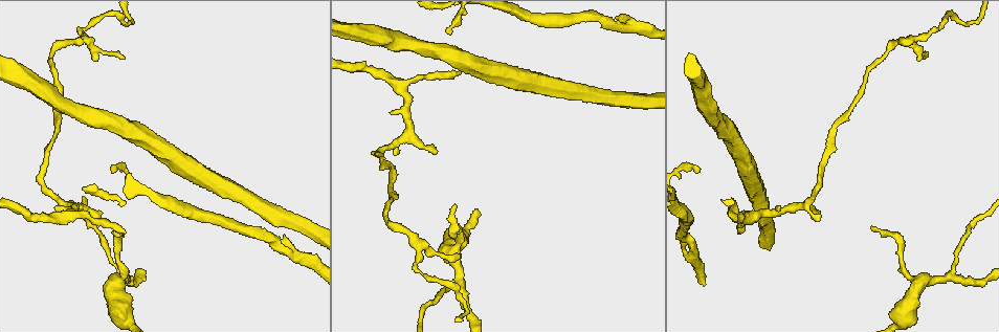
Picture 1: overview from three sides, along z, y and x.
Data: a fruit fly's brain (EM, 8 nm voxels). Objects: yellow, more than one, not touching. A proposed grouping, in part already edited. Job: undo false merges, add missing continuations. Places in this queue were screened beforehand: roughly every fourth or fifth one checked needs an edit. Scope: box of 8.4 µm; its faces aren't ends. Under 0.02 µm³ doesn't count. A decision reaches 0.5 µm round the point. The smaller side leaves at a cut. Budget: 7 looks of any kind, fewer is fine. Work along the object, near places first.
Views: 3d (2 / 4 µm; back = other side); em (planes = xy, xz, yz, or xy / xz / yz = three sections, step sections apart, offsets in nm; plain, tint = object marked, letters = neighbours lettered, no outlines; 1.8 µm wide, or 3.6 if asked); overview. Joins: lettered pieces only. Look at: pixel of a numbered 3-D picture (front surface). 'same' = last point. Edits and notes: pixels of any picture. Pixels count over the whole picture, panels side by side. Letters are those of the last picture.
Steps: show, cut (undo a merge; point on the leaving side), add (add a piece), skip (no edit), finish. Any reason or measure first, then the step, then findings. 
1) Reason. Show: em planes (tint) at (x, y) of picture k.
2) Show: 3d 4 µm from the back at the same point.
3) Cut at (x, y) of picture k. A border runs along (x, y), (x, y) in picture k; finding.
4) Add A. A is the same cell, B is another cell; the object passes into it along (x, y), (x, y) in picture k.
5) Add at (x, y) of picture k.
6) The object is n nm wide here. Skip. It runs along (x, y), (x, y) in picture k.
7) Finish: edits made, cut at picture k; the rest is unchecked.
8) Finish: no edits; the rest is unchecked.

Branch stops here. Show: em planes (letters) at (871, 230) of picture 1.

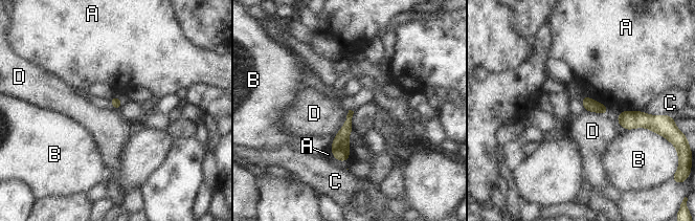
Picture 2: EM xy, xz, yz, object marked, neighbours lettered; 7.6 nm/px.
Skip. A, B, C and D are other cells; a border runs along (349, 110), (343, 126), (335, 136) in picture 2; no lettered piece goes on from it.

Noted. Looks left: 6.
An open end. Show: 3d 2 µm at (459, 72) of picture 1.

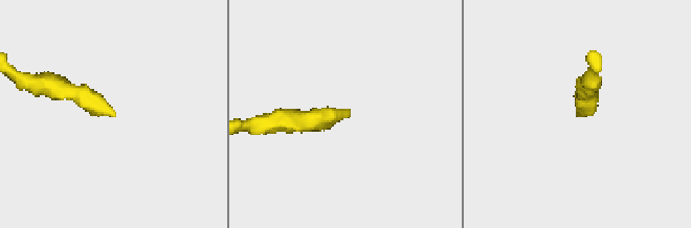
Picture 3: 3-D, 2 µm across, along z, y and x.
Show: em planes (letters) at (577, 112) of picture 3.

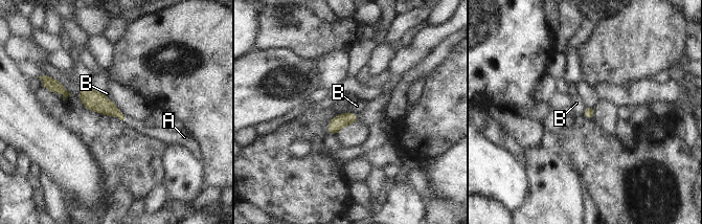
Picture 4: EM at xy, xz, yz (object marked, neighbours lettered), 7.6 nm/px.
Add A. A is the same cell, B is another cell; the object passes into it along (99, 103), (123, 118), (138, 126) in picture 4; the neuron continues.

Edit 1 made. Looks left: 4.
Thin end. Show: 3d 2 µm from the back at (113, 167) of picture 1.

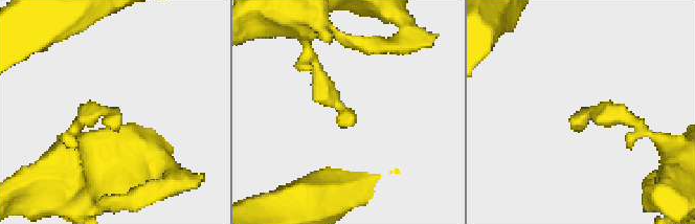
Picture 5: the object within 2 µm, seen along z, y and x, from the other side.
Show: em planes (letters) at (121, 115) of picture 5.

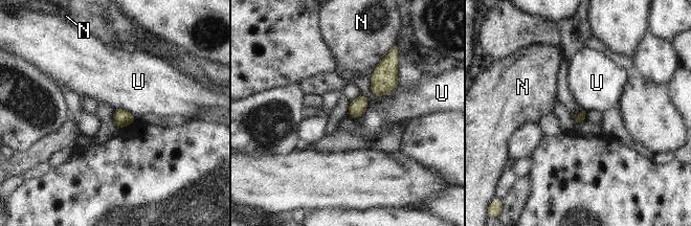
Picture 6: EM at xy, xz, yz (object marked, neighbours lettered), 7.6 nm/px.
Skip. N and U are other cells; a border runs along (369, 104), (361, 115), (348, 115) in picture 6; none of them fits.

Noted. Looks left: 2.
Finish: edits made, add at picture 4; the rest is unchecked.

